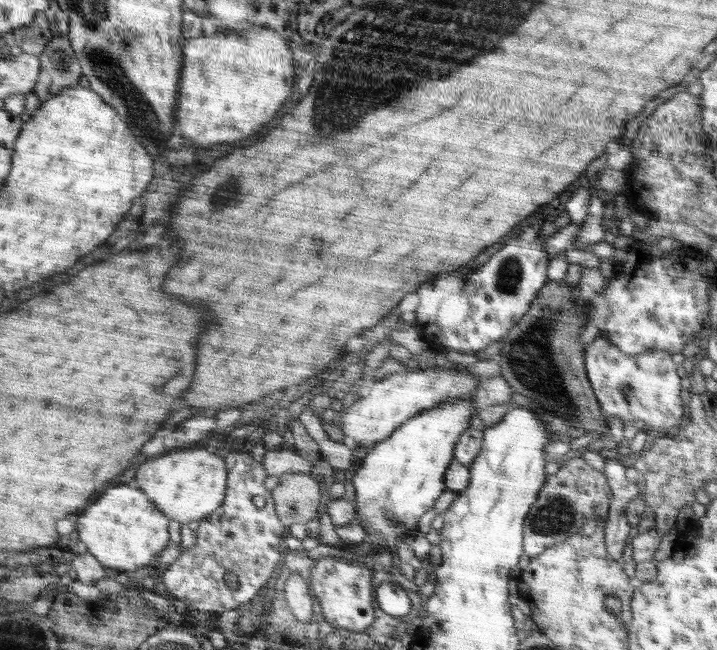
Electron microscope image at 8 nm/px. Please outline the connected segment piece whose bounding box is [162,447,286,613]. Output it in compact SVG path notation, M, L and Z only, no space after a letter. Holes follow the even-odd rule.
M247 447L243 450L234 451L227 450L224 452L224 461L226 461L226 469L228 469L228 478L226 478L226 494L224 494L224 500L222 500L222 504L216 508L216 510L212 511L212 514L209 514L204 519L200 519L199 527L197 530L197 539L196 542L192 545L192 547L188 547L188 550L182 551L181 555L176 559L174 564L169 564L165 567L163 583L165 584L168 591L171 591L171 594L185 601L189 608L196 610L203 610L204 612L210 613L222 613L228 612L228 610L234 610L234 608L240 608L240 604L249 604L250 601L256 597L256 594L260 592L260 588L265 585L271 585L275 580L275 573L277 570L281 569L283 562L285 560L285 556L282 552L280 552L280 540L286 535L286 525L282 523L282 521L276 515L276 509L274 509L274 499L272 498L271 490L268 490L264 486L264 480L266 480L266 471L264 471L264 467L262 467L262 462L256 461L256 459L252 459L252 455L250 455L250 449ZM254 496L262 496L266 503L262 508L257 508L254 505ZM226 574L236 574L236 578L238 578L238 586L236 588L230 588L228 584L226 584L226 580L224 580L224 576Z

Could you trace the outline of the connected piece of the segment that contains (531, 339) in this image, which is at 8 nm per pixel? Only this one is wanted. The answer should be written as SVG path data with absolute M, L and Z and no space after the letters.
M547 280L524 316L502 338L503 348L501 349L502 360L500 360L500 364L502 364L502 376L510 382L508 385L512 386L512 389L518 390L518 394L532 398L538 407L564 418L568 424L581 429L584 436L592 434L594 438L598 439L604 433L608 419L601 410L591 384L586 378L581 336L588 326L586 324L586 319L588 319L586 305L588 303L580 296L580 292L578 285L569 288L563 280L560 282Z

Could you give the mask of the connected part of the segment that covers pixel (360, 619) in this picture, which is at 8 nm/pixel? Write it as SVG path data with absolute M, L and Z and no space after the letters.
M322 557L310 573L310 587L318 597L324 619L334 628L343 628L350 632L366 631L374 621L376 600L372 586L372 570L357 560Z

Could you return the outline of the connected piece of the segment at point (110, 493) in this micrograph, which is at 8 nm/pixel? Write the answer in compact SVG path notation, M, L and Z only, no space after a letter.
M136 482L118 484L106 490L82 516L78 516L80 541L98 561L106 562L108 567L122 570L151 568L156 558L170 542L168 524L170 521Z

